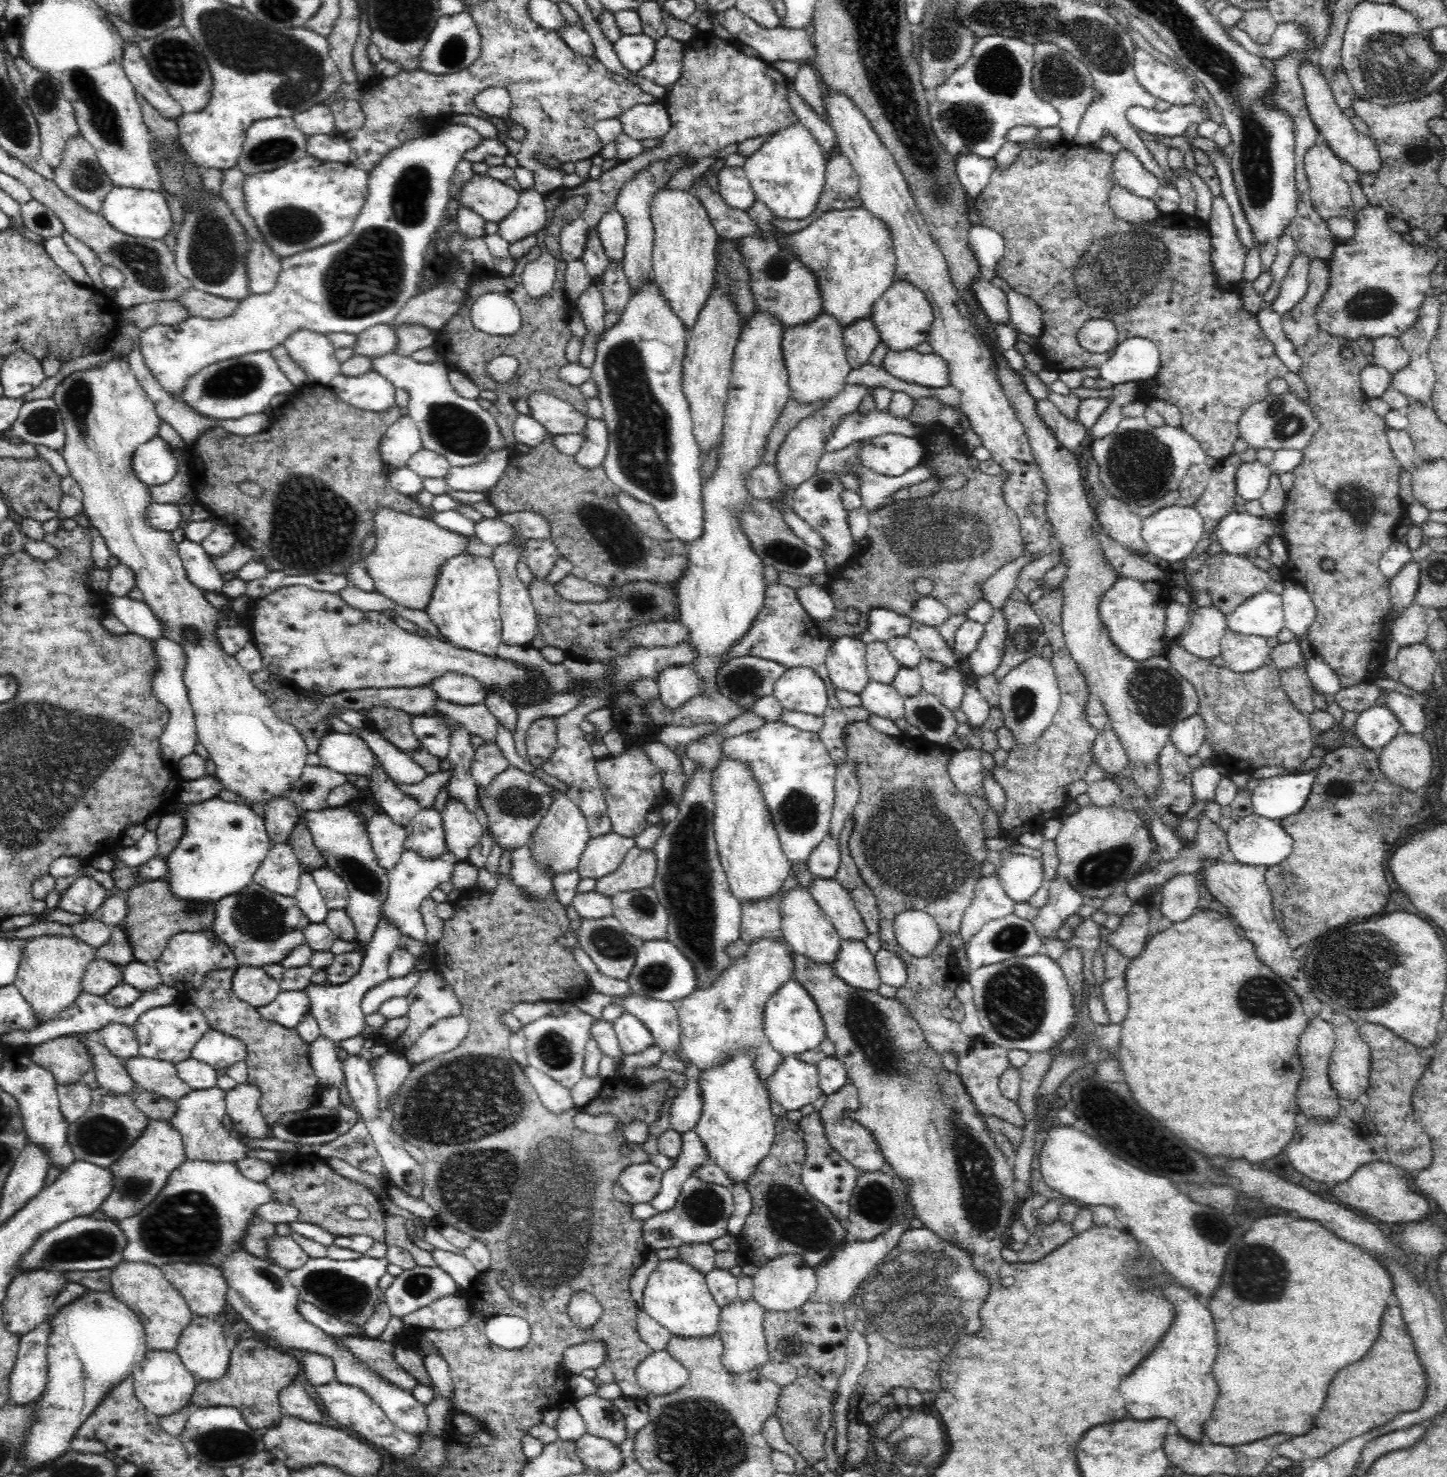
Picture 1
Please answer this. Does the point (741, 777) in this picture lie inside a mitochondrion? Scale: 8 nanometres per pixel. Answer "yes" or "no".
no

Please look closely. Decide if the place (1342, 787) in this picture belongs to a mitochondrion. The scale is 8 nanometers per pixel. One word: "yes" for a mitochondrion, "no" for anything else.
yes

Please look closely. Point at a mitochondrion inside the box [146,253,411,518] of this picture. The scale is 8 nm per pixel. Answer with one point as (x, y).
(240, 378)

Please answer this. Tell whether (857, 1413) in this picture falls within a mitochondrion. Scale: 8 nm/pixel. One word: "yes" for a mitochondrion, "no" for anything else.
no

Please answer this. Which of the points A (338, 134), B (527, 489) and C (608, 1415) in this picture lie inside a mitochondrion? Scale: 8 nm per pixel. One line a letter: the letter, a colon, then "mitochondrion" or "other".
A: other
B: other
C: mitochondrion

